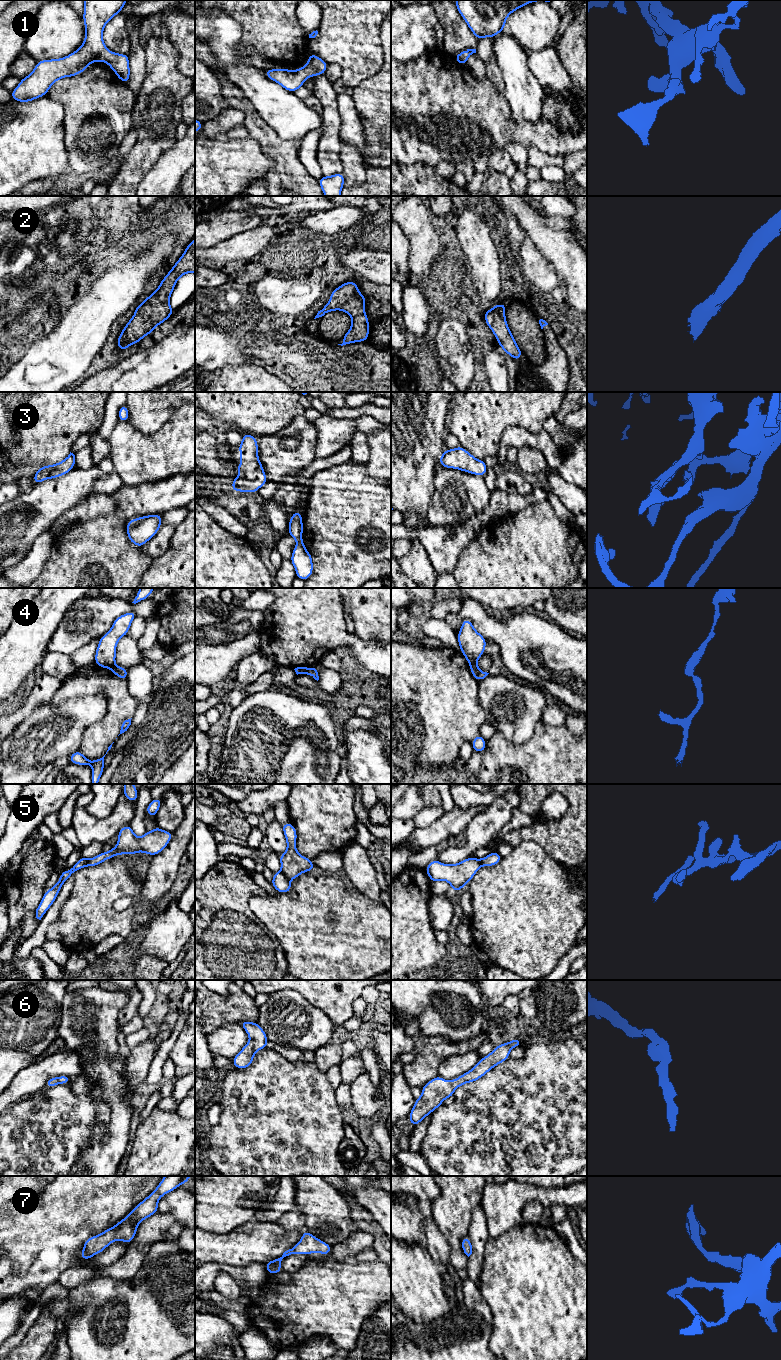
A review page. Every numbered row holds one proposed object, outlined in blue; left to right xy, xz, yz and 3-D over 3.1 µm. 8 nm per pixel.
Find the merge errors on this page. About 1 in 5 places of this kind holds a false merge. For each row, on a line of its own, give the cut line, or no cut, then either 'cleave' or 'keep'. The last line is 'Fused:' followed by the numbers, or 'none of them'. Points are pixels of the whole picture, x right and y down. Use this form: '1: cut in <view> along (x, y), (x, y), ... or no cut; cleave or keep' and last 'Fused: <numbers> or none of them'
1: no cut; keep
2: no cut; keep
3: no cut; keep
4: cut in xz along (309, 667), (306, 673); cleave
5: cut in xz along (280, 871), (289, 879); cleave
6: no cut; keep
7: no cut; keep
Fused: 4, 5

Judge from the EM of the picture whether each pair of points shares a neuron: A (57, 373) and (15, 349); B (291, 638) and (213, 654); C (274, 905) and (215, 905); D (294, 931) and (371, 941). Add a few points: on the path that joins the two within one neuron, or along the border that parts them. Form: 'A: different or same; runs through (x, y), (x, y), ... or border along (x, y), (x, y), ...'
A: different; border along (34, 342), (10, 368)
B: different; border along (256, 631), (259, 637), (259, 650)
C: different; border along (253, 894), (249, 899), (248, 906), (263, 924)
D: same; runs through (313, 940), (352, 941)

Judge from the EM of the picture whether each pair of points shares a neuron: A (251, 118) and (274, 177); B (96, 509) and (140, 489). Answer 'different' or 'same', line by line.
A: same
B: same

